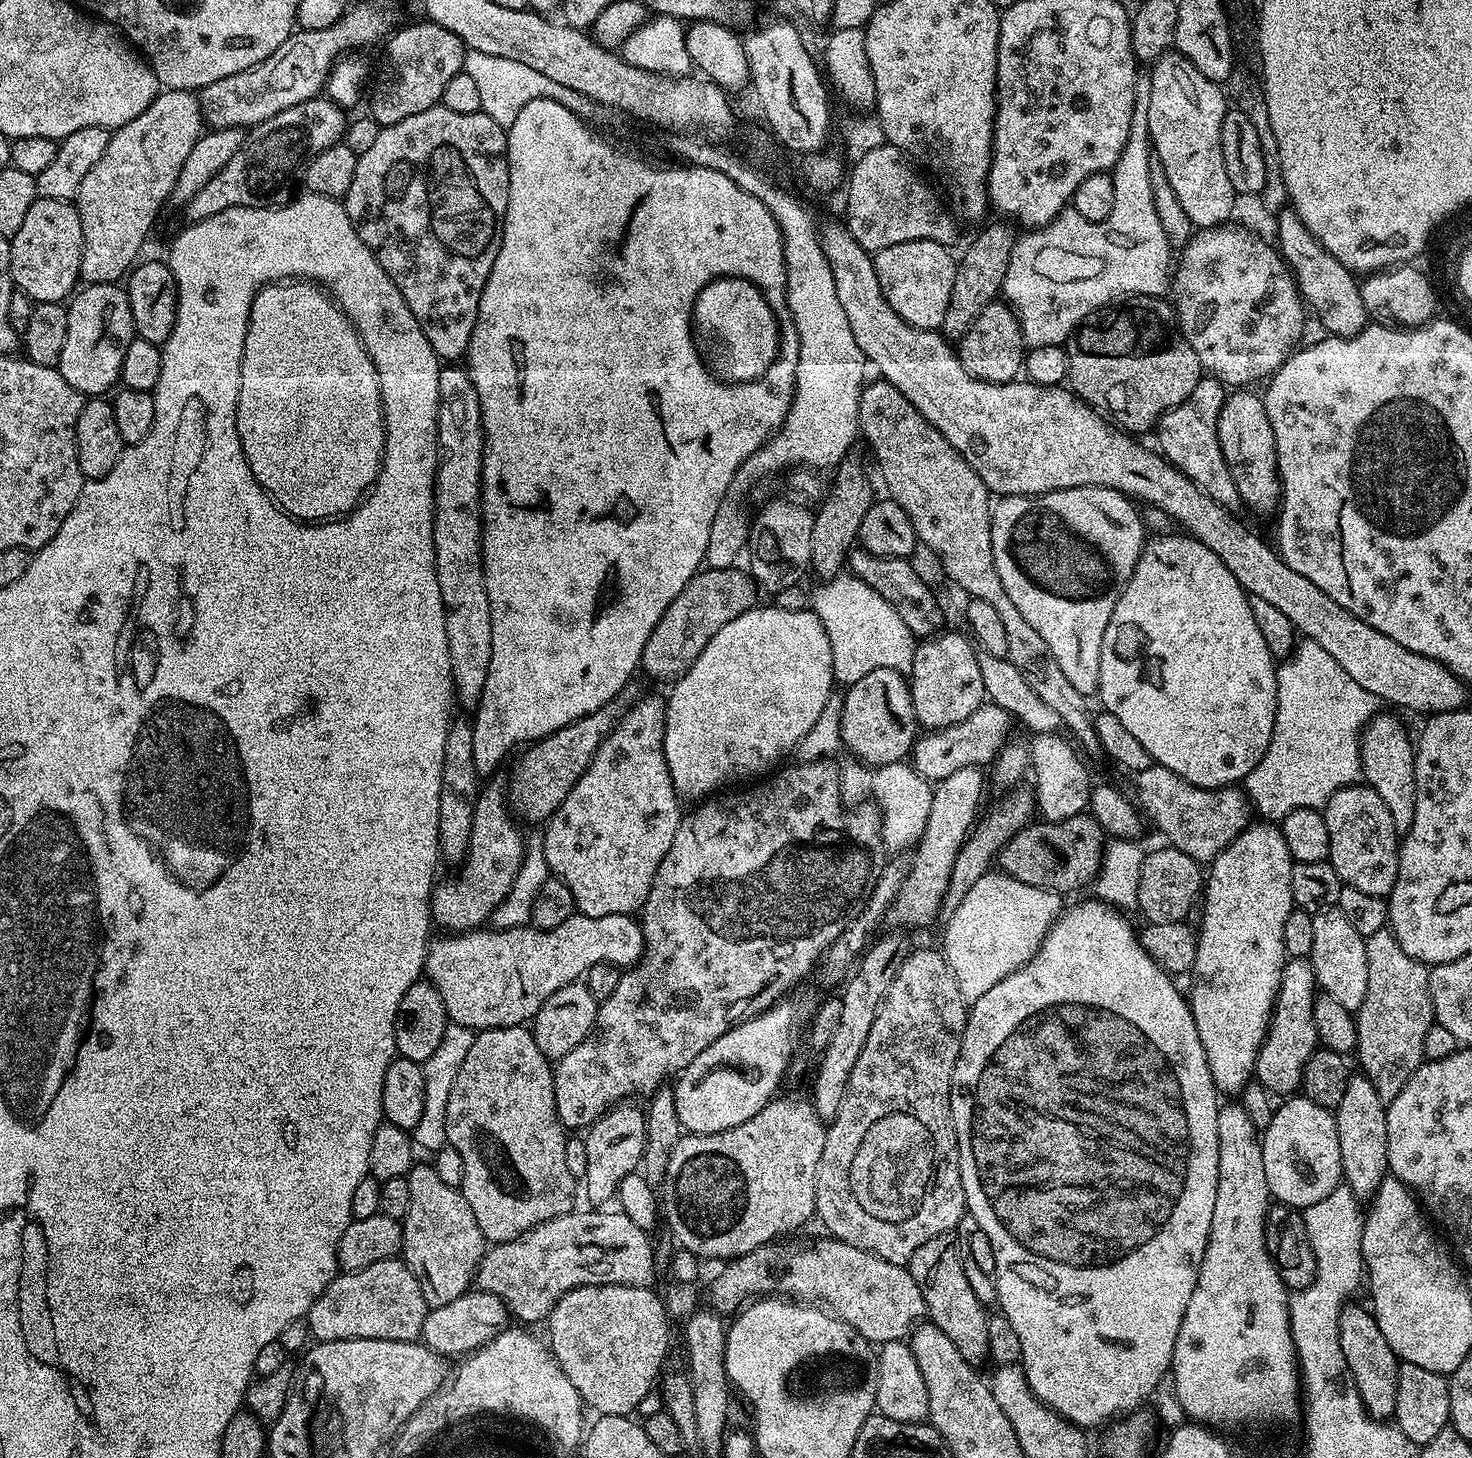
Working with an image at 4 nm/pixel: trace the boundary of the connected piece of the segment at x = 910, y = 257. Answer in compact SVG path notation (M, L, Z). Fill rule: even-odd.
M912 240L875 253L874 263L882 294L906 323L929 330L943 325L956 273L956 260L948 252L945 245L936 241Z

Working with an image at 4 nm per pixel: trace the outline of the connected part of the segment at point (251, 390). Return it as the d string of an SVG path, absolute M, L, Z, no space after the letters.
M273 282L264 285L254 298L240 367L236 425L242 450L246 454L246 462L254 478L283 511L301 522L327 522L353 511L375 484L376 475L380 472L381 464L384 463L384 403L380 397L378 374L356 328L348 321L340 305L323 287L312 282Z

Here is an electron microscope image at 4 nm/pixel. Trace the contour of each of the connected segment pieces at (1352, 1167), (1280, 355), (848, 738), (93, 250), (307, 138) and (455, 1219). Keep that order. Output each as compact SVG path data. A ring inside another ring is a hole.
M1363 1074L1349 1075L1346 1094L1334 1109L1338 1146L1340 1147L1340 1171L1343 1183L1360 1202L1371 1201L1378 1186L1389 1175L1388 1139L1386 1138L1386 1105L1378 1098L1378 1090Z
M1232 226L1201 228L1195 233L1197 236L1185 246L1184 253L1180 256L1180 265L1177 268L1175 265L1174 279L1171 281L1170 288L1173 293L1176 291L1176 316L1180 319L1180 324L1178 323L1179 331L1185 340L1192 341L1192 349L1194 354L1198 354L1201 369L1209 377L1219 378L1225 385L1252 386L1255 380L1262 379L1261 381L1263 381L1265 378L1271 377L1272 373L1280 369L1285 360L1292 355L1298 341L1301 339L1301 330L1306 319L1306 304L1300 295L1300 290L1296 286L1288 265L1284 263L1283 256L1273 245L1271 248L1262 237L1255 236L1254 233L1247 232L1244 228L1228 227Z
M870 670L866 678L858 678L858 682L847 685L843 693L844 708L840 719L840 738L845 749L849 748L860 760L868 764L901 763L911 753L913 744L918 739L918 725L916 723L916 711L912 705L912 689L905 673L894 670Z
M164 90L138 118L126 122L121 128L109 135L106 154L98 158L98 166L86 174L82 186L75 198L76 212L82 222L82 262L80 263L80 280L85 285L116 284L137 263L136 255L160 212L160 207L171 197L178 182L178 174L194 150L196 139L205 127L204 115L200 113L200 101L188 90Z
M327 98L307 100L274 118L255 125L244 145L206 182L206 186L186 205L188 220L205 220L227 208L283 208L297 195L304 167L322 150L341 143L346 131L345 109Z
M417 1163L409 1170L407 1178L412 1201L402 1221L402 1259L418 1278L429 1309L446 1306L446 1302L454 1302L454 1298L463 1296L473 1287L486 1241L459 1187L451 1188L442 1182L431 1163Z

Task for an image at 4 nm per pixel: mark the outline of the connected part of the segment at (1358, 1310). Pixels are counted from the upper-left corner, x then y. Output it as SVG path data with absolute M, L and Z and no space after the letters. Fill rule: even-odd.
M1349 1302L1340 1312L1342 1354L1346 1354L1346 1366L1350 1366L1350 1374L1354 1374L1354 1382L1358 1386L1364 1408L1373 1419L1384 1422L1396 1414L1401 1361L1397 1360L1394 1350L1390 1350L1375 1315L1365 1305L1364 1308L1360 1304Z

